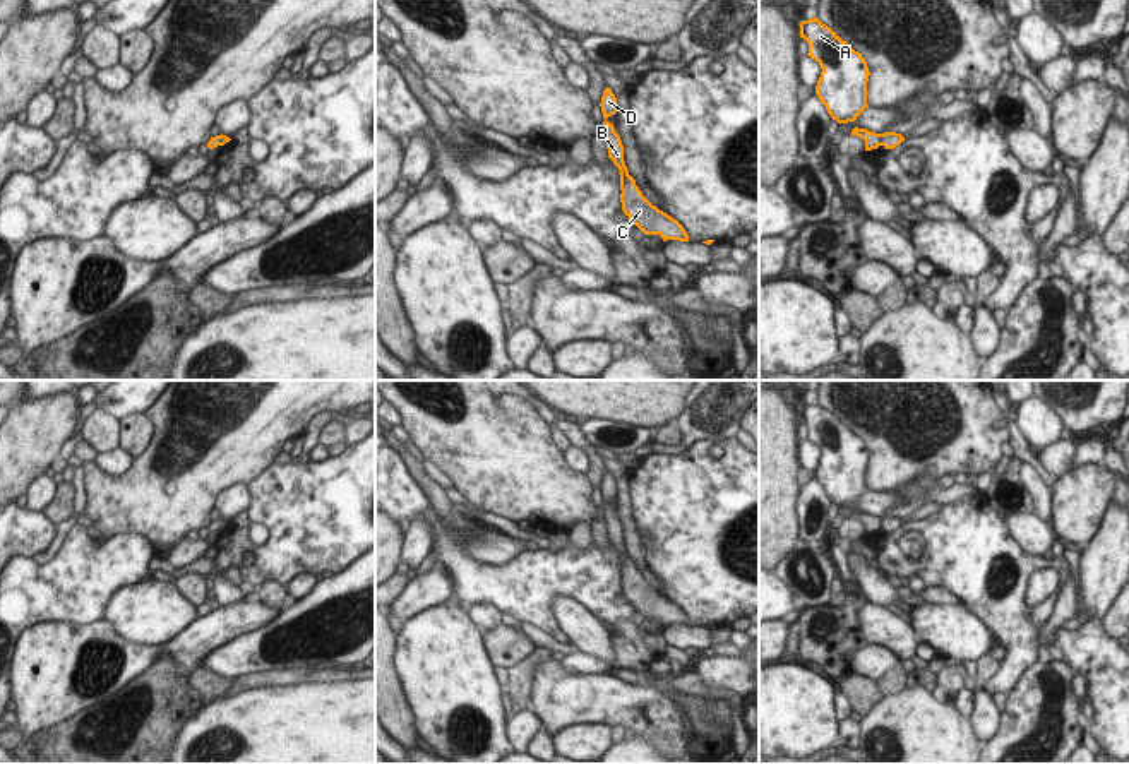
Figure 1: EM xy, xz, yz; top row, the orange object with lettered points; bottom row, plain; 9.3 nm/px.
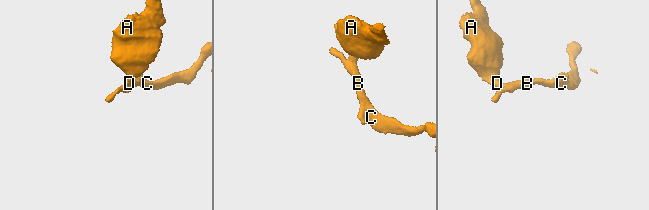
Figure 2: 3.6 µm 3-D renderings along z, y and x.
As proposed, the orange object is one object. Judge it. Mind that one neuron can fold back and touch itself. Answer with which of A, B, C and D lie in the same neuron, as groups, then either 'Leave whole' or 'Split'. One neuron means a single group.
Groups: A D / B C. Split.

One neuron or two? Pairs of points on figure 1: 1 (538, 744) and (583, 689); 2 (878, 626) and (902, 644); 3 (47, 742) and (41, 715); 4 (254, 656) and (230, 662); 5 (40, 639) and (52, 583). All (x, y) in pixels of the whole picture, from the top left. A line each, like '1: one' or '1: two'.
1: two
2: one
3: two
4: one
5: two

